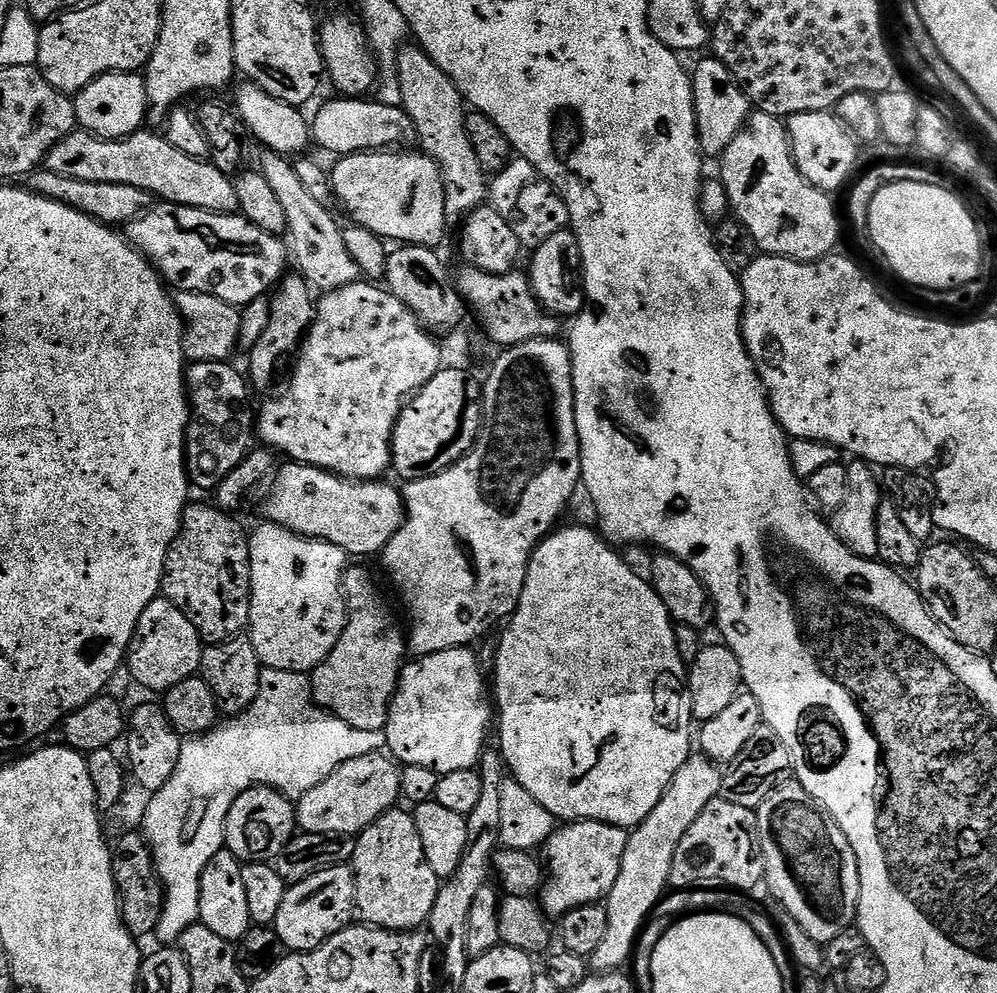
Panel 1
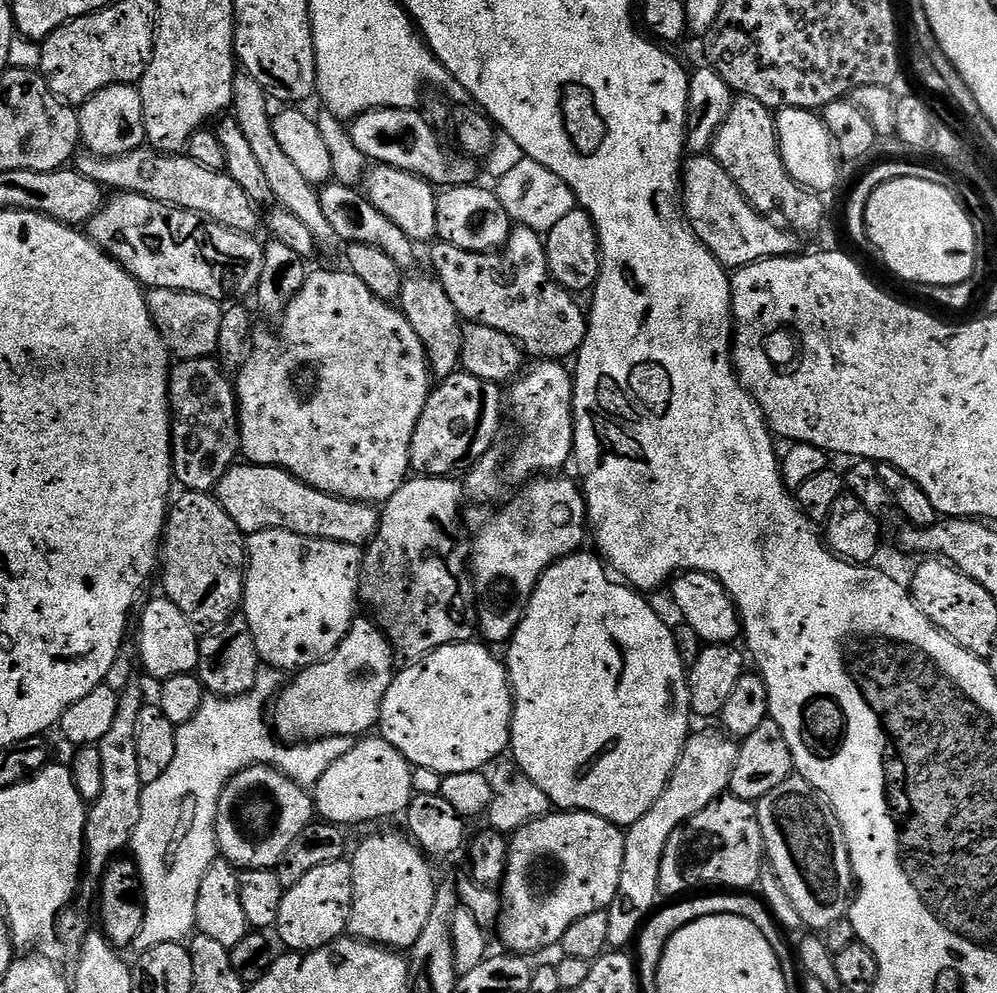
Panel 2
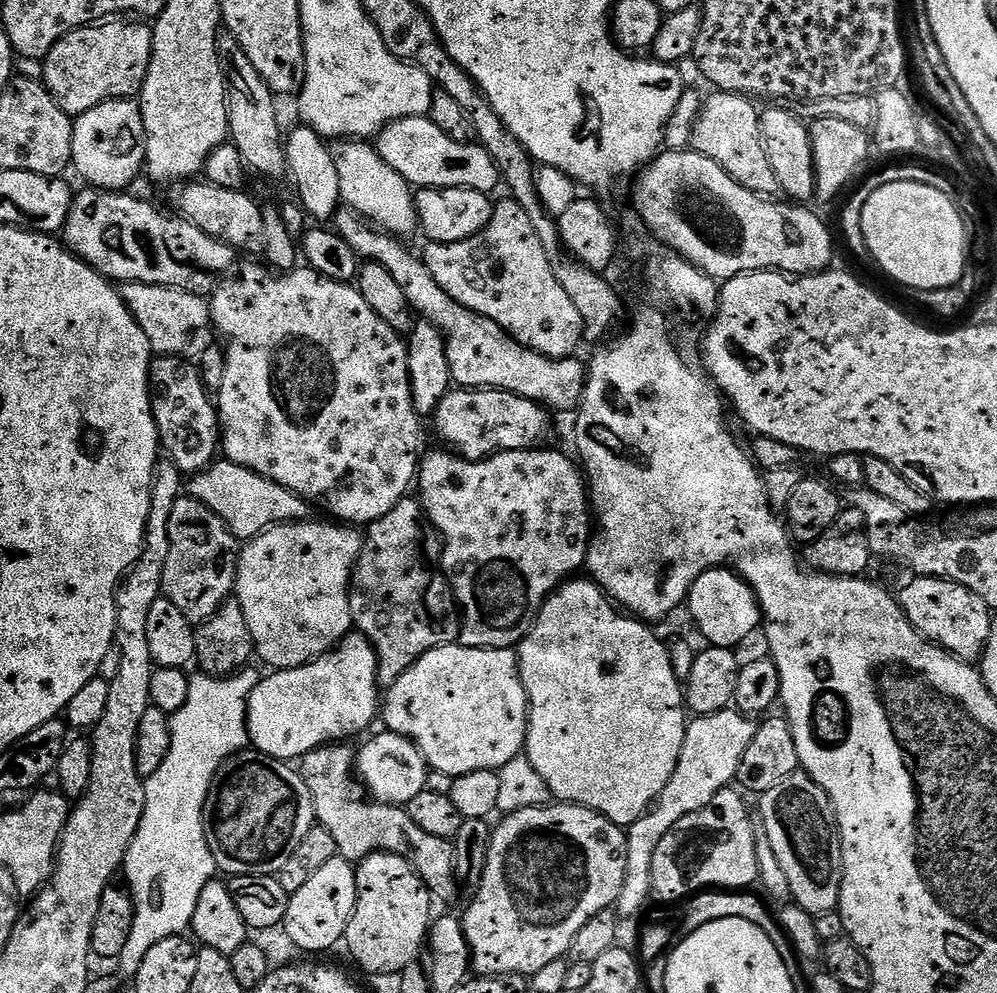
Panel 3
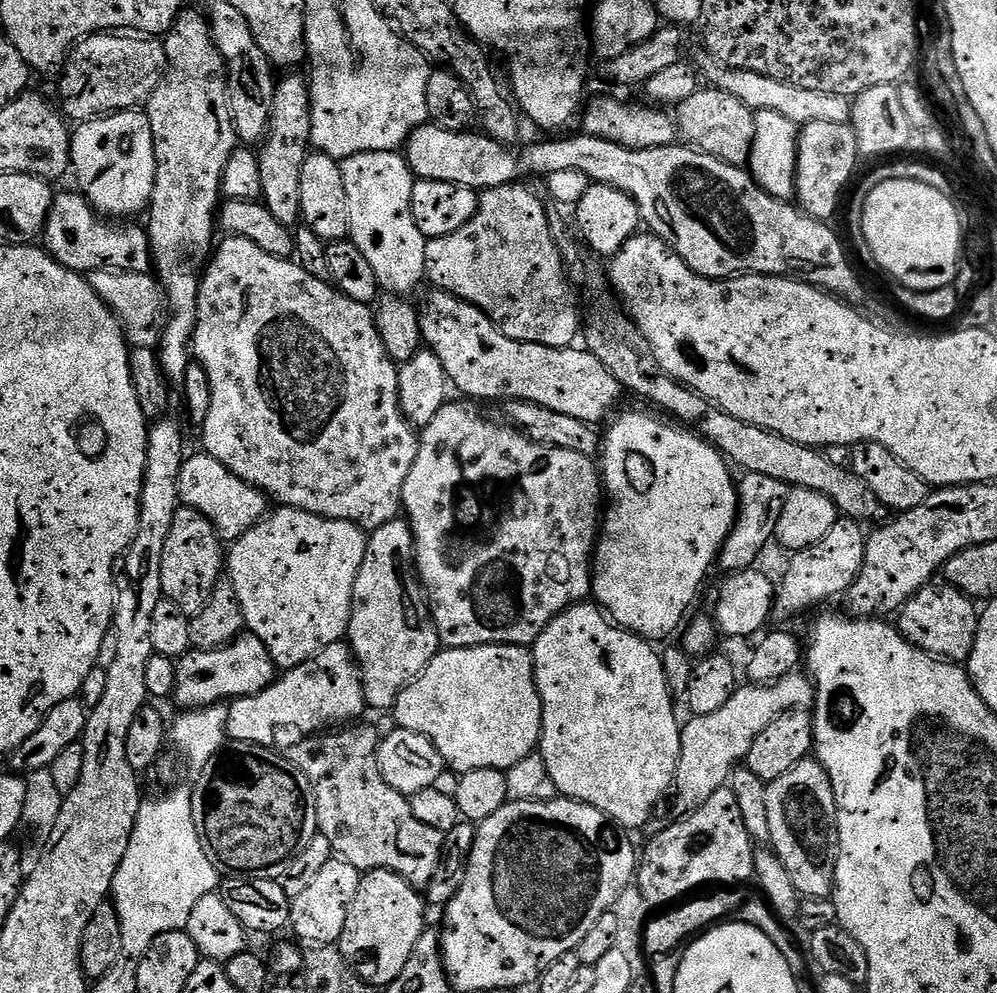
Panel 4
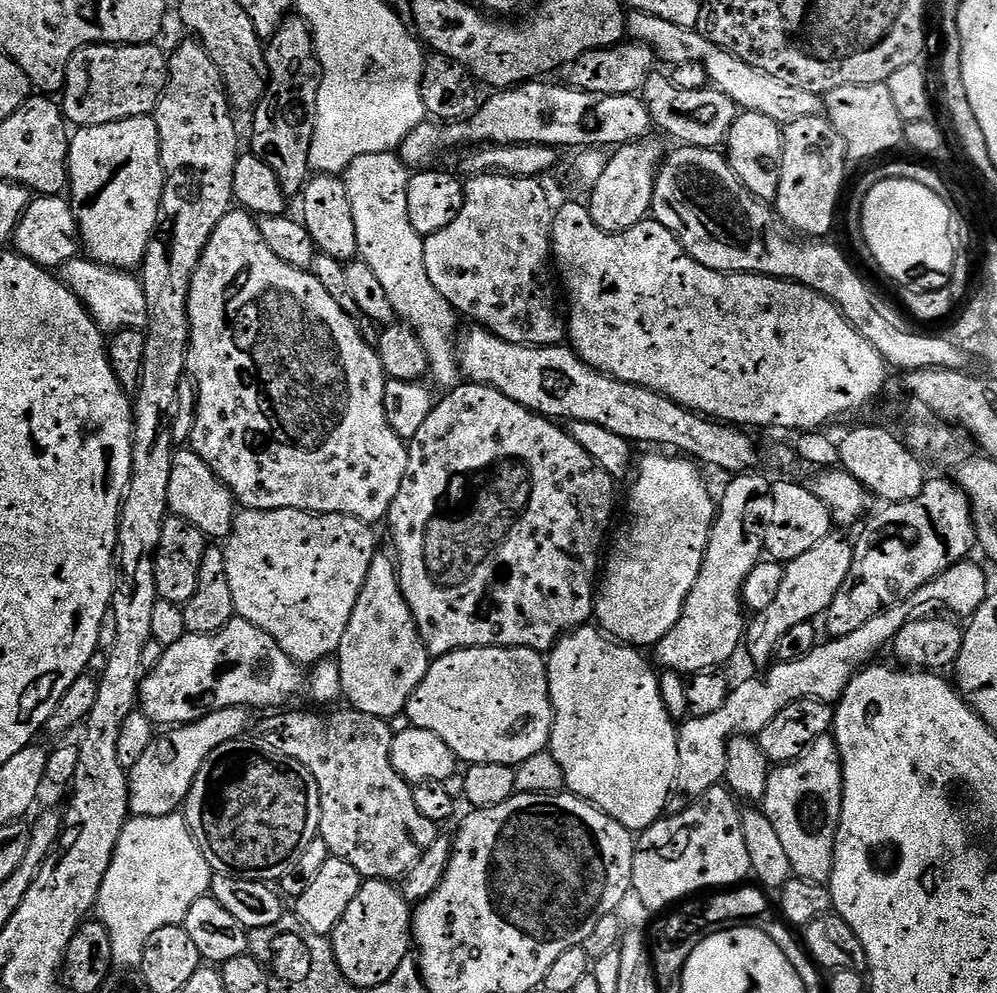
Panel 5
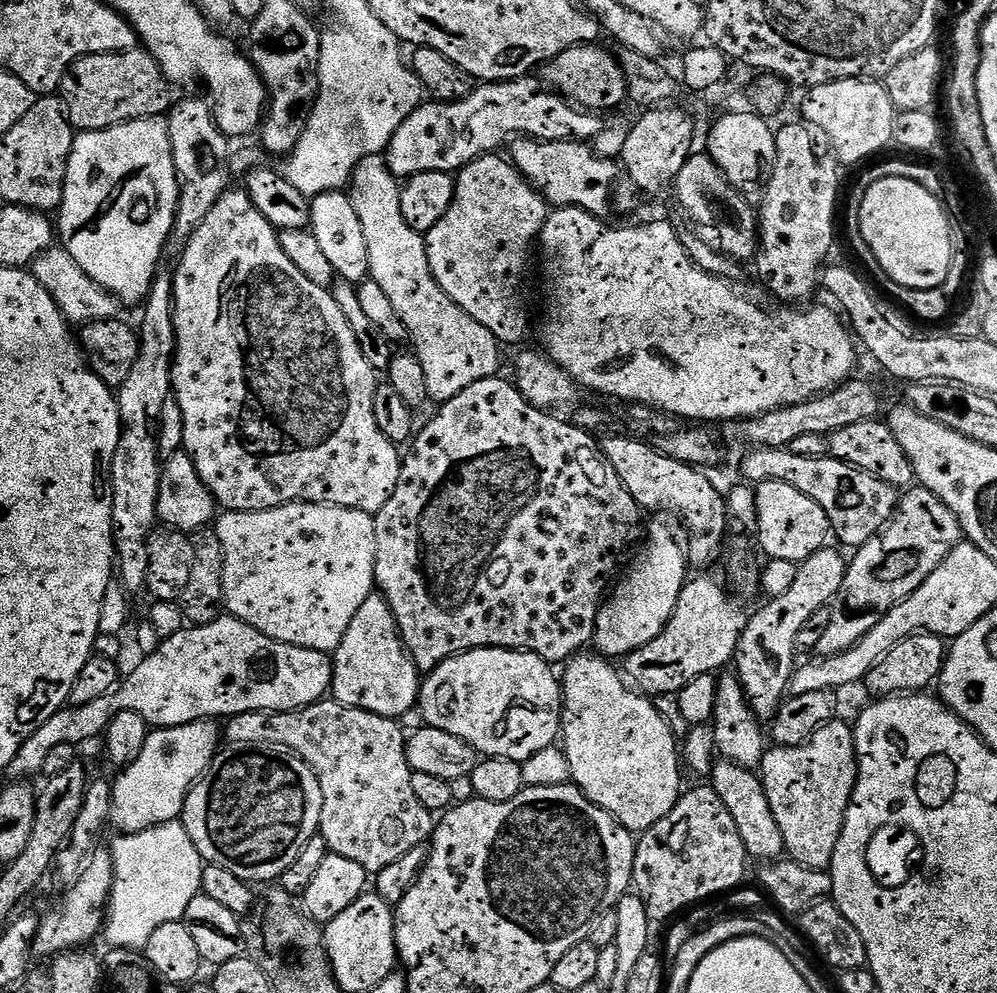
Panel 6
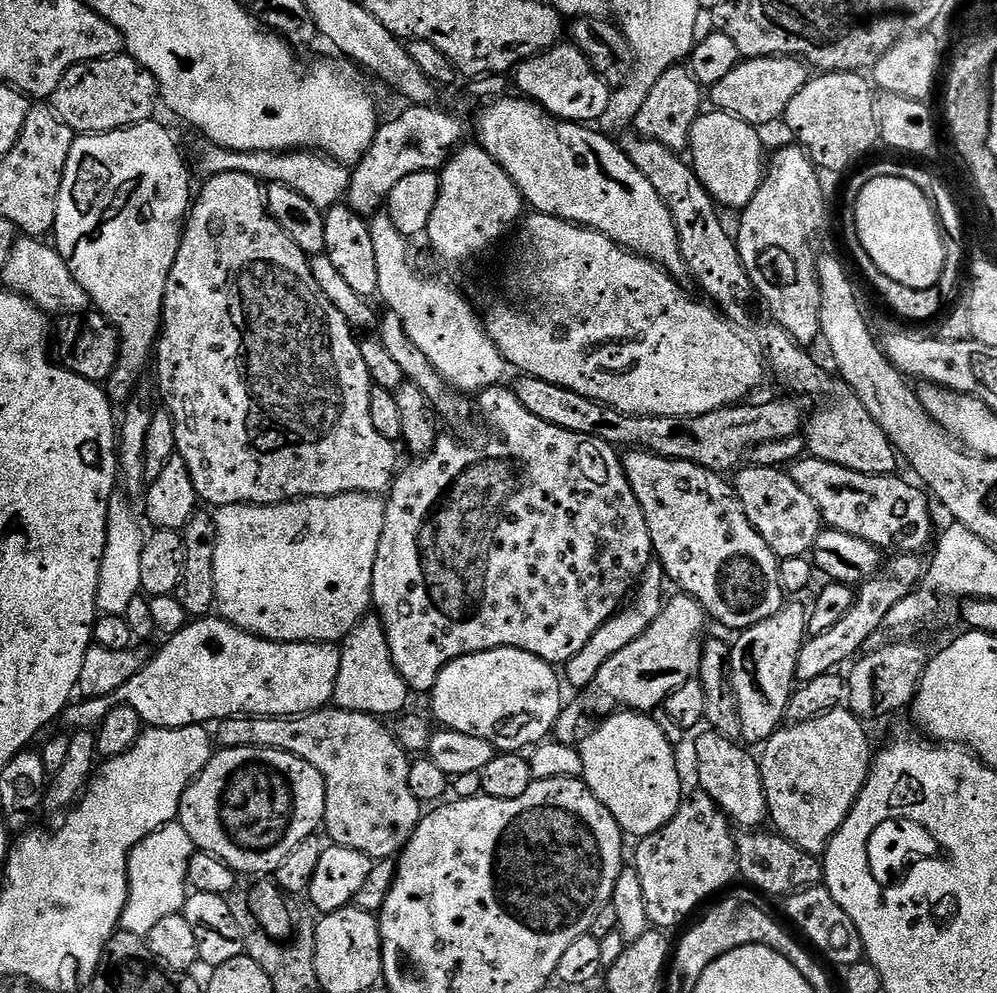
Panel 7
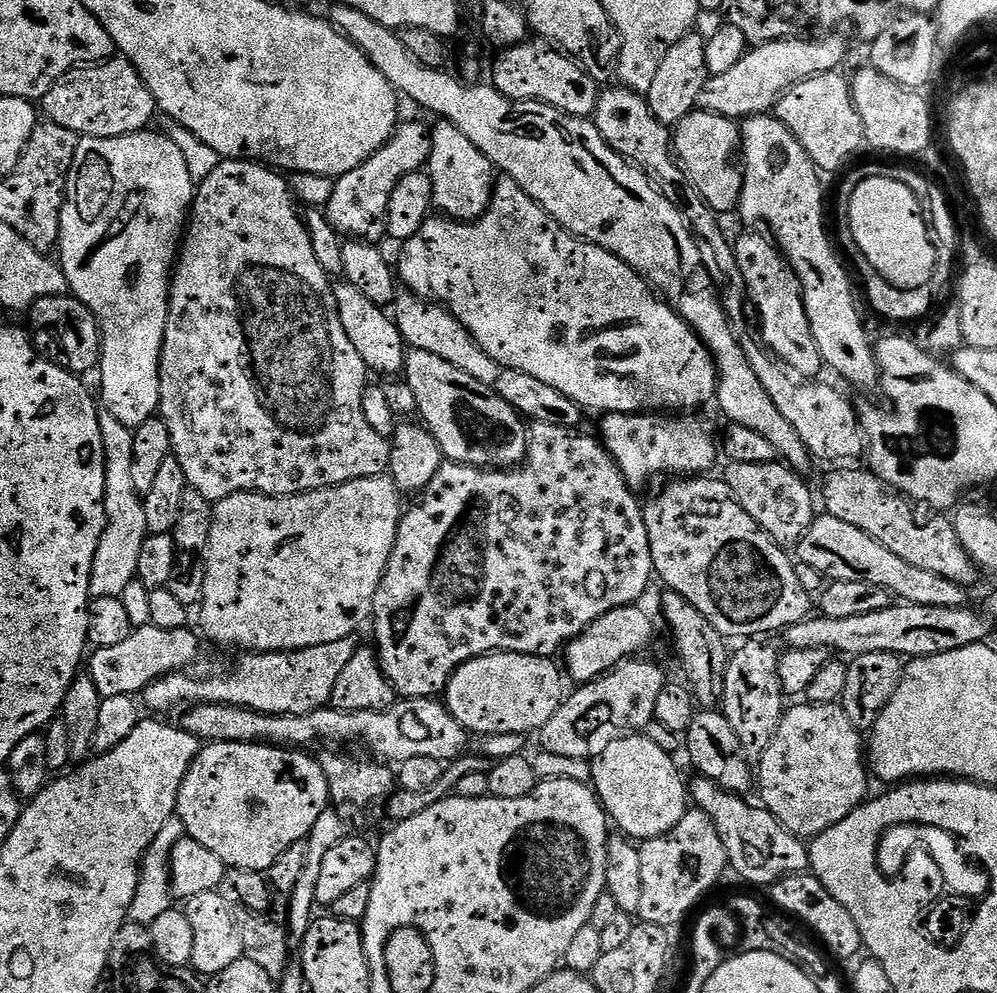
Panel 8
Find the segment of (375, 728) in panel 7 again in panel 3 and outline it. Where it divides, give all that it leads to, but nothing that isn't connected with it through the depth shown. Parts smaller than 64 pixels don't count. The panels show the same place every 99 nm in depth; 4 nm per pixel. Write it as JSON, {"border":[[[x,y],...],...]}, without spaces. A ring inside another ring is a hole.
{"border":[[[333,742],[327,746],[321,746],[313,752],[306,753],[298,764],[300,777],[304,779],[306,790],[310,790],[312,795],[312,805],[316,811],[319,827],[330,830],[338,855],[344,860],[353,862],[373,856],[375,852],[389,852],[400,856],[406,862],[410,862],[410,866],[414,866],[414,870],[422,878],[422,882],[439,903],[440,900],[444,904],[454,903],[458,885],[456,882],[456,849],[453,841],[434,838],[430,834],[426,834],[426,830],[422,830],[422,826],[418,826],[418,822],[414,822],[414,818],[410,818],[410,814],[403,807],[382,804],[369,798],[361,781],[354,775],[356,752],[348,747],[349,745],[344,742]]]}

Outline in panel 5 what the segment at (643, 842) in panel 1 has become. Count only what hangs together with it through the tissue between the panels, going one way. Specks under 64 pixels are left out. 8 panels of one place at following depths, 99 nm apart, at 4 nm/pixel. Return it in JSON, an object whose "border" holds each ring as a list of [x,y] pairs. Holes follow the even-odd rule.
{"border":[[[896,604],[893,608],[888,608],[882,614],[870,618],[870,622],[865,622],[860,629],[854,630],[854,634],[846,634],[835,638],[828,638],[817,643],[806,658],[798,658],[798,662],[776,662],[767,669],[764,680],[744,680],[740,685],[733,687],[729,691],[726,702],[722,710],[717,710],[714,714],[705,716],[692,716],[679,725],[676,737],[678,738],[678,774],[676,783],[679,791],[684,791],[688,798],[699,798],[706,794],[706,790],[717,787],[724,779],[726,770],[726,746],[735,736],[755,737],[786,706],[790,706],[799,700],[821,700],[827,704],[835,705],[841,694],[846,690],[848,683],[854,679],[861,668],[871,665],[877,659],[876,656],[883,648],[887,649],[892,640],[902,630],[902,626],[910,619],[910,612],[907,612],[904,604]]]}

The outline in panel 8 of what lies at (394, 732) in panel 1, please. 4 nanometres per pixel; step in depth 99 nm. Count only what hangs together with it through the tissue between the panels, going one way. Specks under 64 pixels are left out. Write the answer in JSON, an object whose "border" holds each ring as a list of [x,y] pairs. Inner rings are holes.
{"border":[[[493,652],[467,660],[455,674],[448,679],[448,687],[442,693],[443,703],[450,710],[452,717],[470,734],[477,737],[493,736],[494,734],[535,733],[544,727],[546,722],[558,710],[561,700],[566,695],[565,677],[561,669],[552,665],[547,656],[523,656],[517,652]]]}

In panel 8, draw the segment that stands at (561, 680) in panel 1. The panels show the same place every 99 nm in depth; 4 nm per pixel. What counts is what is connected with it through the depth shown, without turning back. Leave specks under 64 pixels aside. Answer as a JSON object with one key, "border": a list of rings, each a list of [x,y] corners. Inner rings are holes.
{"border":[[[624,734],[611,740],[591,761],[591,787],[609,821],[633,841],[653,840],[674,830],[690,807],[686,780],[684,784],[680,768],[672,760],[673,753],[662,750],[645,734]]]}

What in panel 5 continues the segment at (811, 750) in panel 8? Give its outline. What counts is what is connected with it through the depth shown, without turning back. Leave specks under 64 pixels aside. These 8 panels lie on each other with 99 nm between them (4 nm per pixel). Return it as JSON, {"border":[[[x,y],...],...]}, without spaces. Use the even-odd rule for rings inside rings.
{"border":[[[831,735],[815,740],[794,762],[769,771],[762,810],[774,822],[774,831],[790,858],[795,879],[823,885],[831,881],[843,797],[844,767]]]}

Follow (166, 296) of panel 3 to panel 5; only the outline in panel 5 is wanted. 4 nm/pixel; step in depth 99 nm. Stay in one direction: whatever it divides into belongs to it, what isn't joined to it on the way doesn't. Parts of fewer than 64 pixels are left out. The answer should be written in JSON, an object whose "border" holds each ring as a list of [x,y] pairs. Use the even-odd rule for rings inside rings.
{"border":[[[79,255],[63,264],[58,270],[58,276],[79,298],[82,306],[104,333],[115,334],[126,330],[138,332],[147,329],[146,294],[140,285],[139,275],[128,270],[107,268],[105,264],[97,264],[95,260]]]}

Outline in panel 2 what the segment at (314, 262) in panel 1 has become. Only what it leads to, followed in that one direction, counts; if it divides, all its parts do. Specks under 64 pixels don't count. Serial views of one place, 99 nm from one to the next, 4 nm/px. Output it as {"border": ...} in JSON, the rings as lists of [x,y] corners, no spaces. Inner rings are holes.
{"border":[[[251,78],[237,79],[236,85],[232,87],[231,111],[238,126],[242,126],[242,134],[246,134],[246,143],[250,146],[254,159],[261,164],[266,174],[266,182],[274,190],[276,204],[294,214],[294,218],[299,218],[309,228],[310,234],[314,234],[317,245],[335,245],[337,238],[330,222],[326,222],[326,214],[322,214],[317,185],[306,182],[306,178],[302,178],[302,173],[295,168],[294,162],[290,162],[290,158],[283,152],[282,146],[278,146],[278,138],[274,138],[272,126],[274,116],[271,111],[268,113],[268,104],[270,105],[270,97],[262,86],[258,86],[258,82]]]}

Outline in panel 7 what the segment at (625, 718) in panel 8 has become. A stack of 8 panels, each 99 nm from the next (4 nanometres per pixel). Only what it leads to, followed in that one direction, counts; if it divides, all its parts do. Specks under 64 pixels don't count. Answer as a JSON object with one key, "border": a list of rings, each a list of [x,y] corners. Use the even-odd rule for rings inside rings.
{"border":[[[676,594],[673,600],[671,597],[645,632],[638,634],[638,638],[634,638],[630,646],[618,650],[614,658],[605,662],[587,688],[586,694],[577,695],[580,697],[573,704],[565,703],[561,707],[554,729],[555,739],[562,744],[575,745],[580,719],[587,712],[597,712],[597,717],[604,718],[619,708],[645,714],[659,709],[664,699],[678,690],[682,682],[697,675],[702,647],[700,631],[704,628],[704,620],[706,621],[704,607],[693,596]]]}

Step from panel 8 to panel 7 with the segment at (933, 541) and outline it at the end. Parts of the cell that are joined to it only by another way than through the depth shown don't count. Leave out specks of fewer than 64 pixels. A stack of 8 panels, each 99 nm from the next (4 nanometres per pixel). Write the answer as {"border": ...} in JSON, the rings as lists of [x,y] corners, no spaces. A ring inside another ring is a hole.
{"border":[[[809,455],[791,465],[790,474],[794,482],[798,482],[798,487],[814,501],[814,506],[818,506],[820,519],[828,528],[836,528],[854,538],[862,538],[881,550],[893,548],[893,553],[896,554],[920,554],[928,543],[928,547],[933,543],[932,512],[928,509],[929,493],[915,483],[907,484],[900,474],[890,476],[858,474],[858,470],[846,470],[842,466],[834,466],[830,462],[822,462],[817,456]]]}

